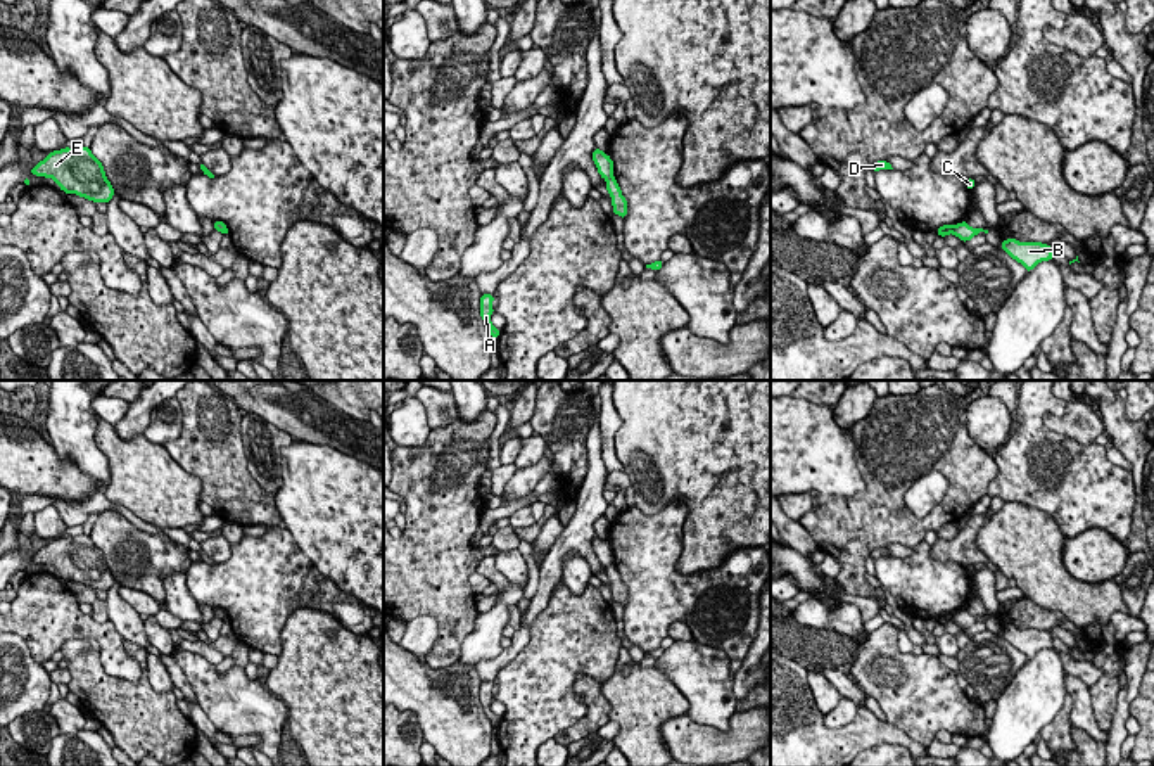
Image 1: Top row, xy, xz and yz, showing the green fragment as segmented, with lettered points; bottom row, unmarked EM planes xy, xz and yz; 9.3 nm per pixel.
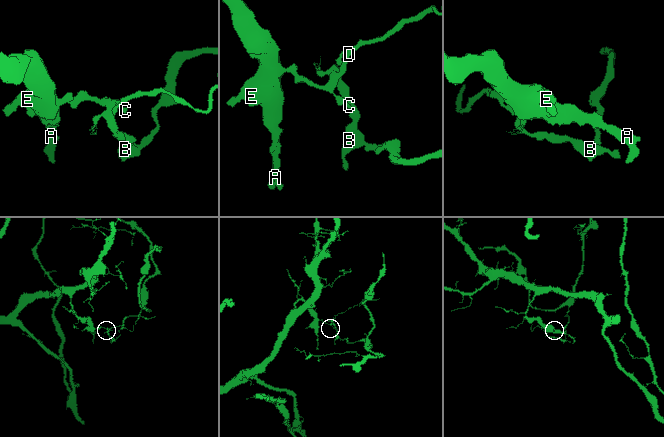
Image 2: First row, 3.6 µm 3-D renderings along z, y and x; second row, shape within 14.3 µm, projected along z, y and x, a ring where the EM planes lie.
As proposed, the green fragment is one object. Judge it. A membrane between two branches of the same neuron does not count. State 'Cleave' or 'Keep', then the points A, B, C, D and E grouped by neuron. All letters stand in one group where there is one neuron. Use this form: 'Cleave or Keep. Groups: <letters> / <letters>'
Cleave. Groups: A C D E / B

